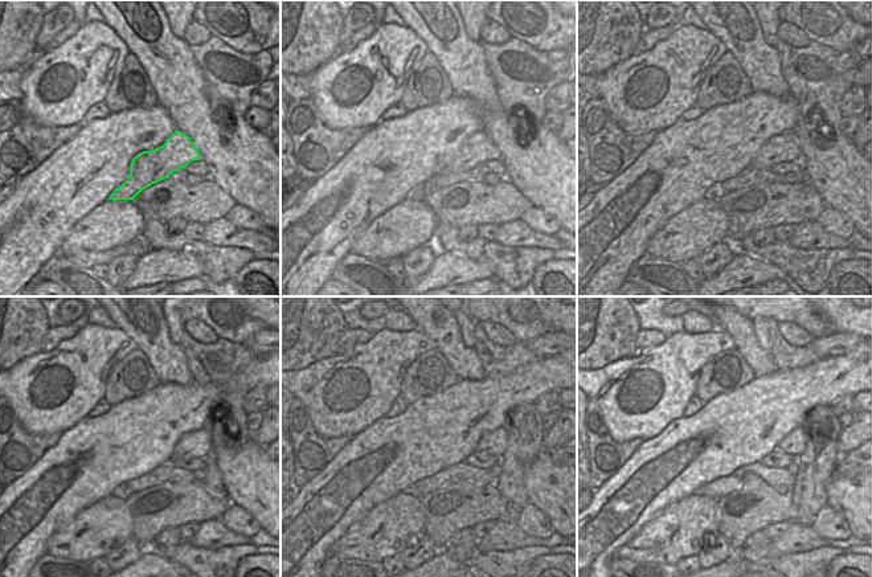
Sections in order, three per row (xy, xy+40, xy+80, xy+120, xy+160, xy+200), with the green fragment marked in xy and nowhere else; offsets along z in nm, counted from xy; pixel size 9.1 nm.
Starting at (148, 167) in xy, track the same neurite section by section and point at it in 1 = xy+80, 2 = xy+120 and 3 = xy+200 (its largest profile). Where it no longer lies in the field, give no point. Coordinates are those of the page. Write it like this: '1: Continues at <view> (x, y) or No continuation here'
1: Continues at xy+80 (786, 147)
2: Continues at xy+120 (196, 443)
3: Continues at xy+200 (794, 443).

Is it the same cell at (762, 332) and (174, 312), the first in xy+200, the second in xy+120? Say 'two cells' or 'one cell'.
one cell

